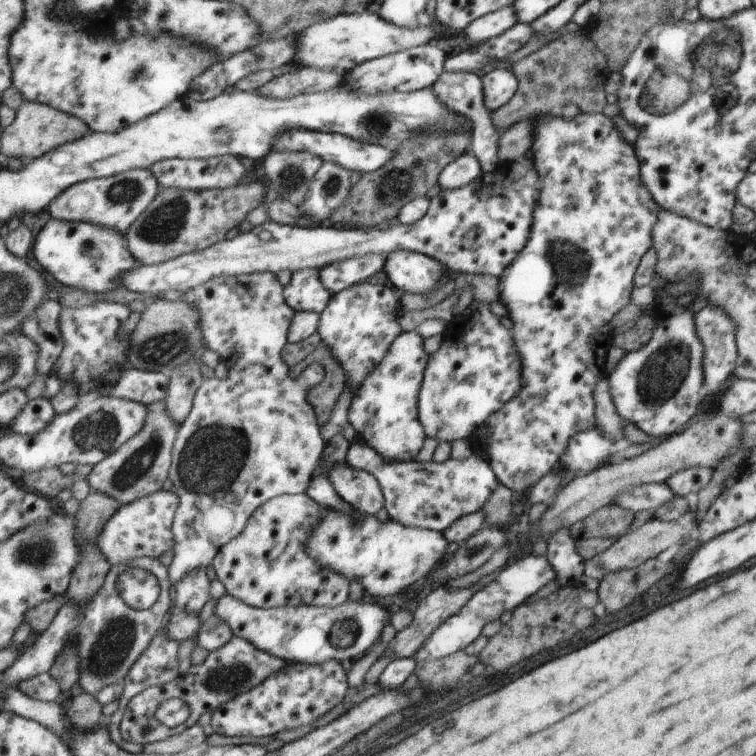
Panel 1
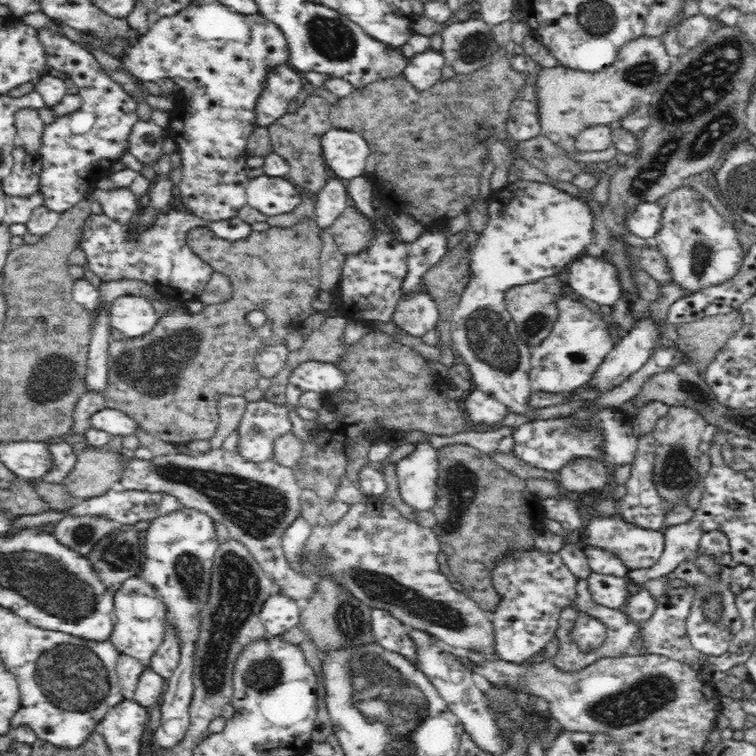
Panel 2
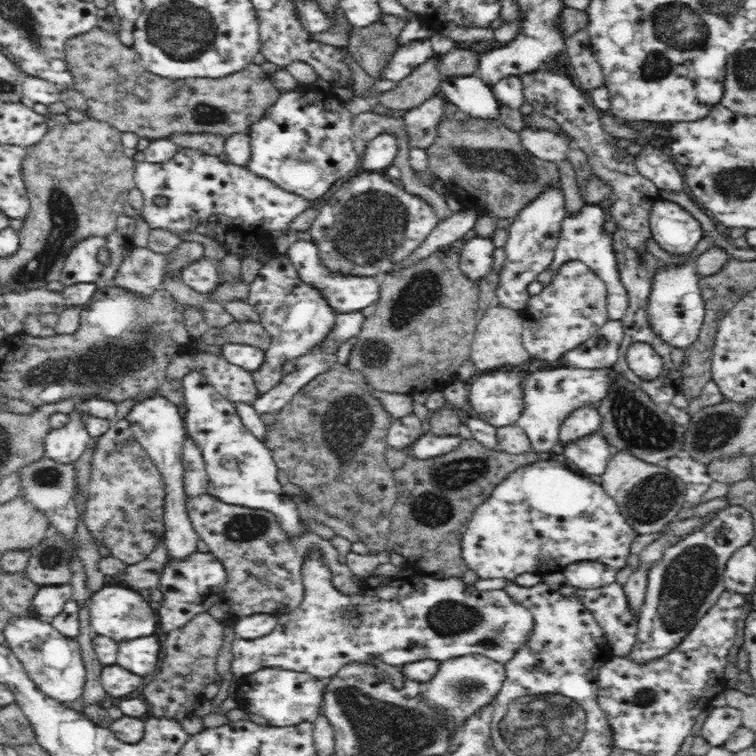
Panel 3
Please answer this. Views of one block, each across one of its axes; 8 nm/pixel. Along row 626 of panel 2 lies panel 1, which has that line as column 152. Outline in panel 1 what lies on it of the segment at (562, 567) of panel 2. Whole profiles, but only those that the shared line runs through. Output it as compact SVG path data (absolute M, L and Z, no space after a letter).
M161 490L124 505L106 525L99 537L99 551L102 551L113 566L127 567L134 559L142 557L162 558L174 550L177 538L173 526L181 507L181 496L176 490Z

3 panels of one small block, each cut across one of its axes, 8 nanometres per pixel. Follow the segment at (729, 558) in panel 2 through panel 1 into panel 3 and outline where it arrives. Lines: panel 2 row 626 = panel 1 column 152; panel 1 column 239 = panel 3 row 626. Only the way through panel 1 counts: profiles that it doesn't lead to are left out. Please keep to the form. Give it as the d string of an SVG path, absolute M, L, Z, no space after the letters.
M730 506L722 512L705 520L700 528L694 528L692 532L679 536L672 544L664 546L661 557L653 560L646 568L646 598L642 606L642 614L637 620L636 642L632 650L628 652L627 659L638 667L647 667L656 660L662 660L679 648L692 628L706 616L706 613L720 598L720 595L727 591L725 586L726 566L730 555L739 547L748 544L753 538L753 522L751 515L740 506Z

